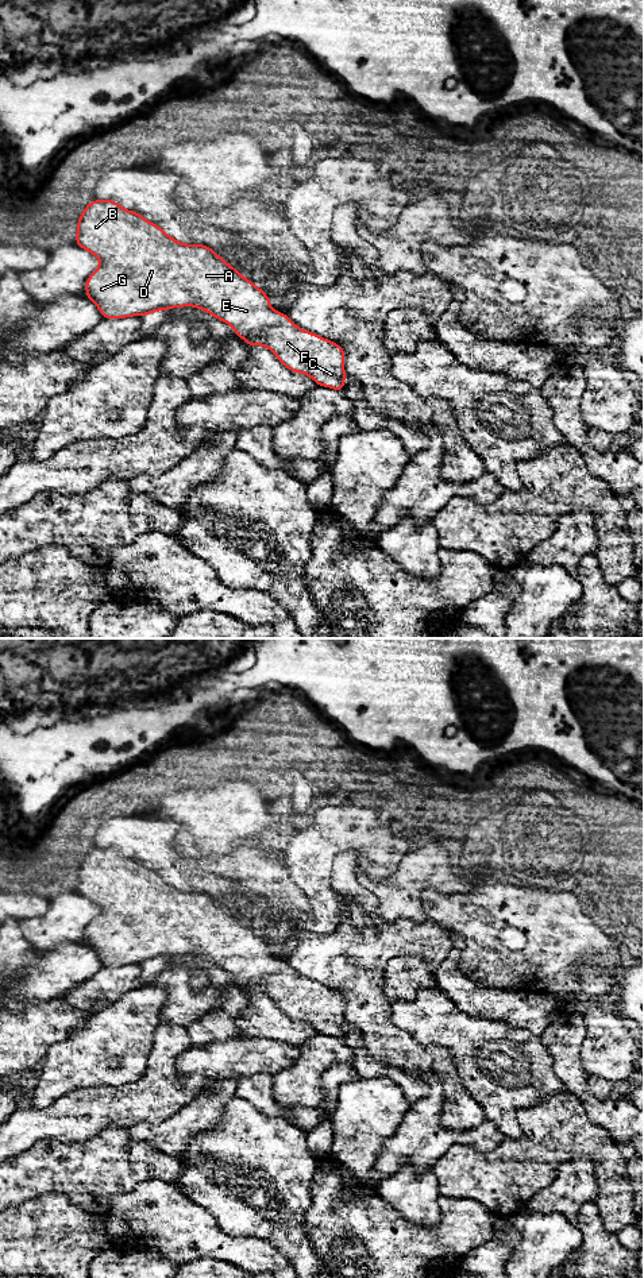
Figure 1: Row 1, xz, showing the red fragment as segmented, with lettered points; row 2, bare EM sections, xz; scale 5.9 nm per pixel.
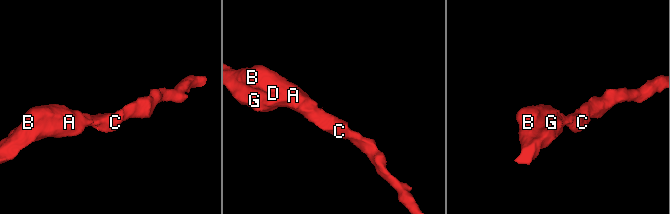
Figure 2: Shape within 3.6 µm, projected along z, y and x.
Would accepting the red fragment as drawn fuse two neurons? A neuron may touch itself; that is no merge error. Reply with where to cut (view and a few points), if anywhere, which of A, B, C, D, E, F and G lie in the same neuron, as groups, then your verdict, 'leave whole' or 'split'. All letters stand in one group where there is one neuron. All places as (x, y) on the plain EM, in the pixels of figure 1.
no cut | A B C D E F G | leave whole

